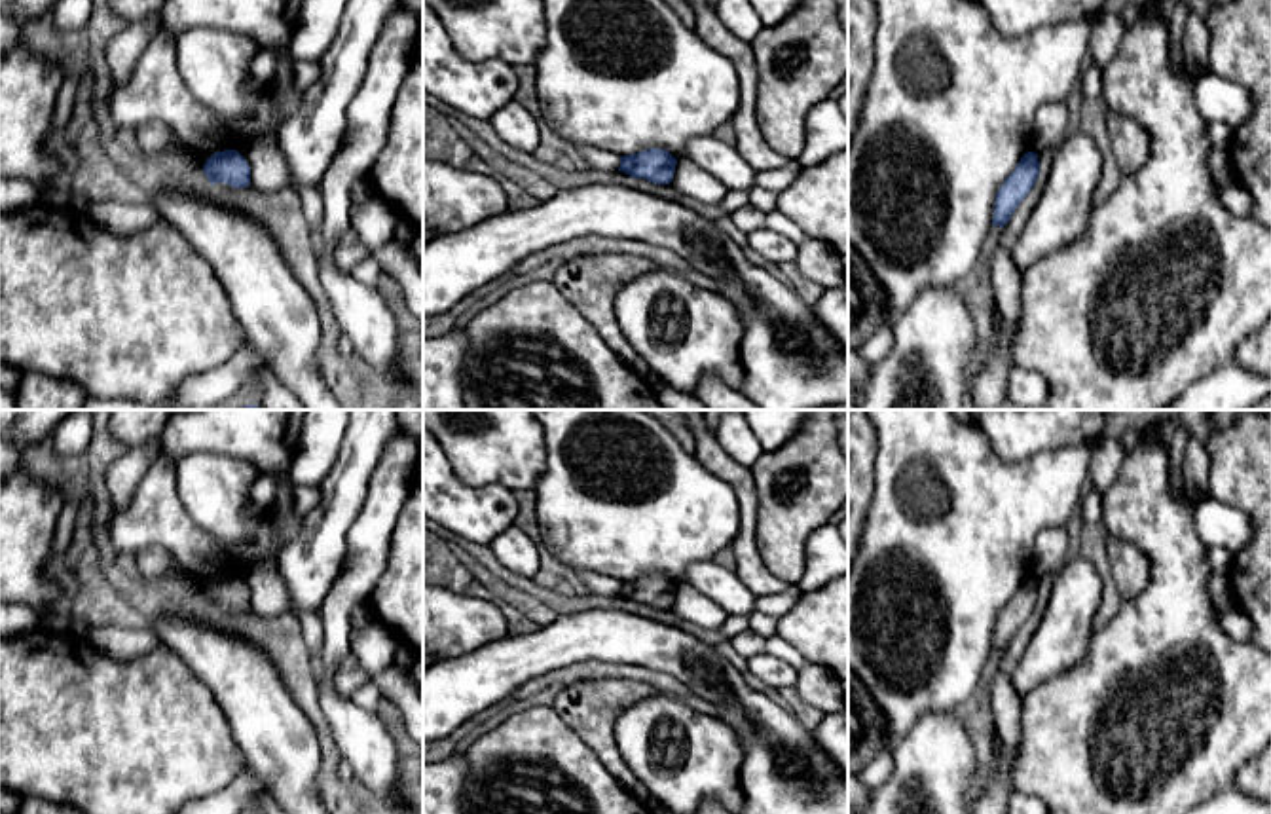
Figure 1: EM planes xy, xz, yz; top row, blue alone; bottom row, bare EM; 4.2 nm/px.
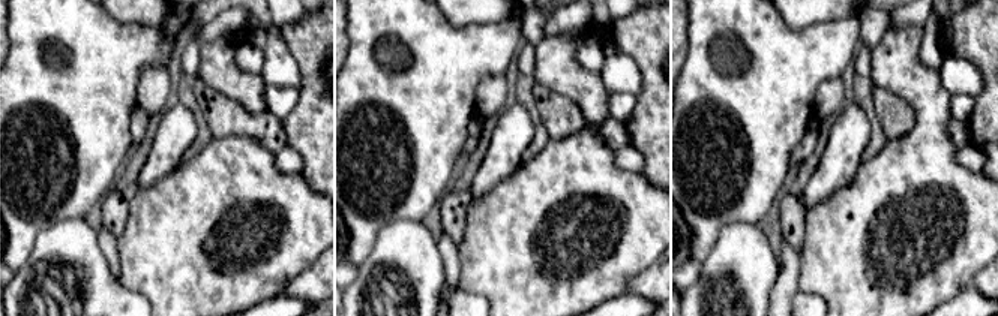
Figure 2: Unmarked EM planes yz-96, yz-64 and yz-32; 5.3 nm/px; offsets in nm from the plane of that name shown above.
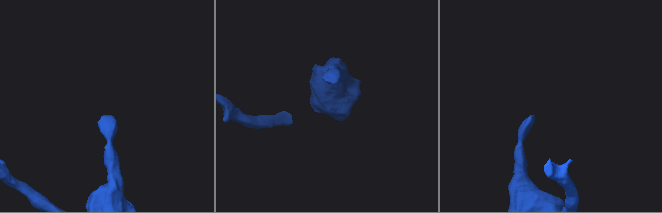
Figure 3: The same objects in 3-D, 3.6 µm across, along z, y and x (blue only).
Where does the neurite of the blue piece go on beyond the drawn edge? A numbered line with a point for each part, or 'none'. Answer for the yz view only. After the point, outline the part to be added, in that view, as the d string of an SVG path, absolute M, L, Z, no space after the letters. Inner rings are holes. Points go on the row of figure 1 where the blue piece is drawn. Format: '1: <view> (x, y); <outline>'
none

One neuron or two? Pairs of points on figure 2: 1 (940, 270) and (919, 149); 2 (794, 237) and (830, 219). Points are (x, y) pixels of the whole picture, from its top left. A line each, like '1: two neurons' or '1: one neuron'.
1: one neuron
2: two neurons

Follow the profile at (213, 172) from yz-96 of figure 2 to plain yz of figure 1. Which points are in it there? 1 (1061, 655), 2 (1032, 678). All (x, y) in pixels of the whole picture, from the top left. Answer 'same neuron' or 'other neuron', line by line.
1: other neuron
2: other neuron

